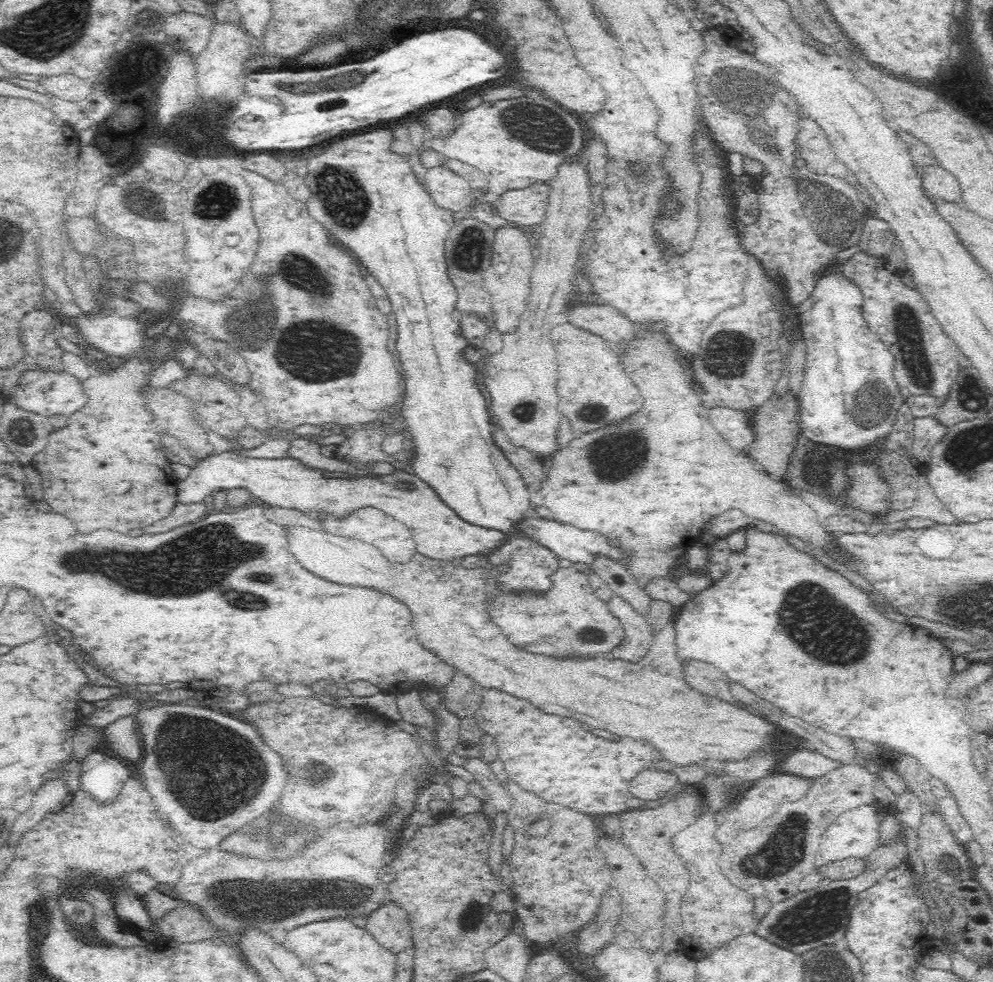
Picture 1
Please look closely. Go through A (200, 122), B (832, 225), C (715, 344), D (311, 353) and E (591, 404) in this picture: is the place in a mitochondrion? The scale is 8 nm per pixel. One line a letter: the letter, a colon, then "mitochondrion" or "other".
A: other
B: mitochondrion
C: mitochondrion
D: mitochondrion
E: mitochondrion

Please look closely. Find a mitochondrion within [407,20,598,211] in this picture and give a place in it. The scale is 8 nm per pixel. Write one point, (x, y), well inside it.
(549, 132)

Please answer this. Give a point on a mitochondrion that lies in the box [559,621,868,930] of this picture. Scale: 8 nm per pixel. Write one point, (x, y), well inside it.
(782, 849)

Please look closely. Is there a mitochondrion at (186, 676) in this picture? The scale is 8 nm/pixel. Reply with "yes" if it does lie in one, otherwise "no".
no

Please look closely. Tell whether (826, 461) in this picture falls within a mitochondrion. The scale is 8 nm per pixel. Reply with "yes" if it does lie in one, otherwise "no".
yes

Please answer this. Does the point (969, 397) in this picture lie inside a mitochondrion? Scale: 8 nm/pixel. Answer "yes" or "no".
yes

